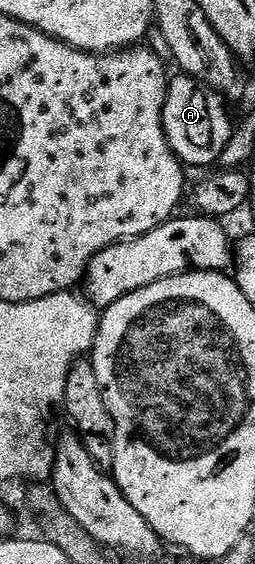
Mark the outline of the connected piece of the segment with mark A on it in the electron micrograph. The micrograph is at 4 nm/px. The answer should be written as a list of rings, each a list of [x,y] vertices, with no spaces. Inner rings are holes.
[[[179,77],[169,81],[164,105],[164,131],[170,148],[188,168],[219,163],[234,129],[234,121],[228,115],[229,103],[224,94],[205,88],[195,77]]]

